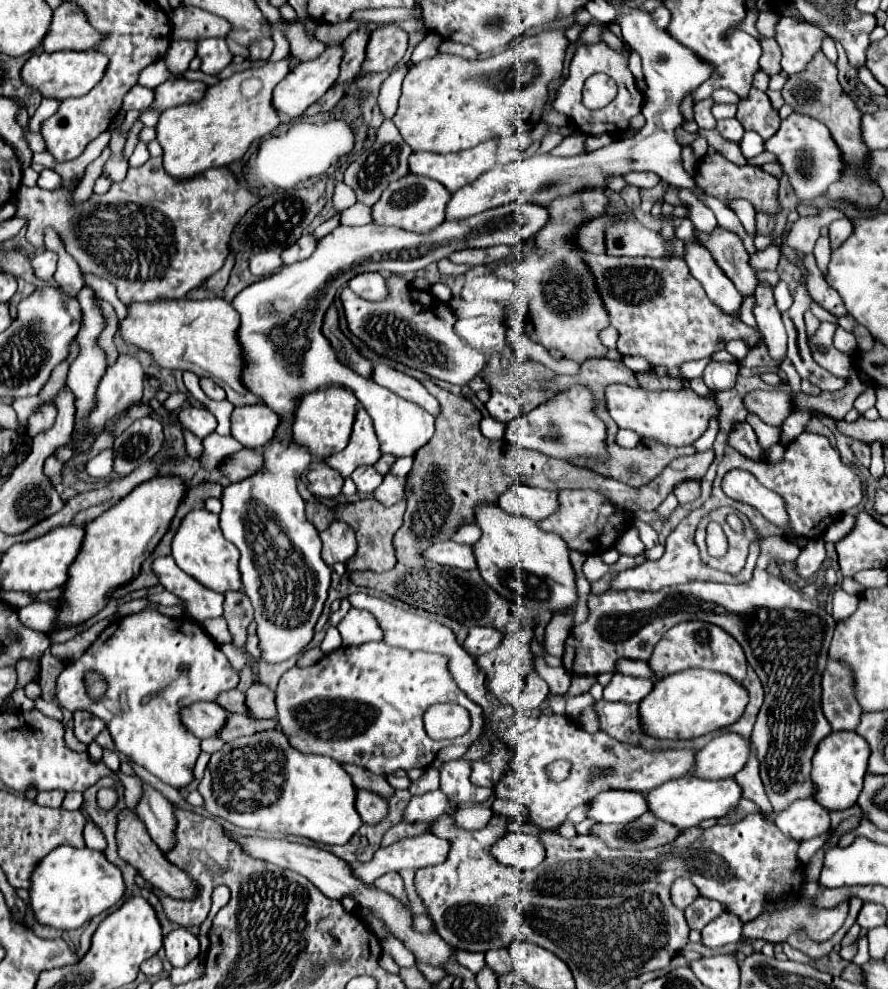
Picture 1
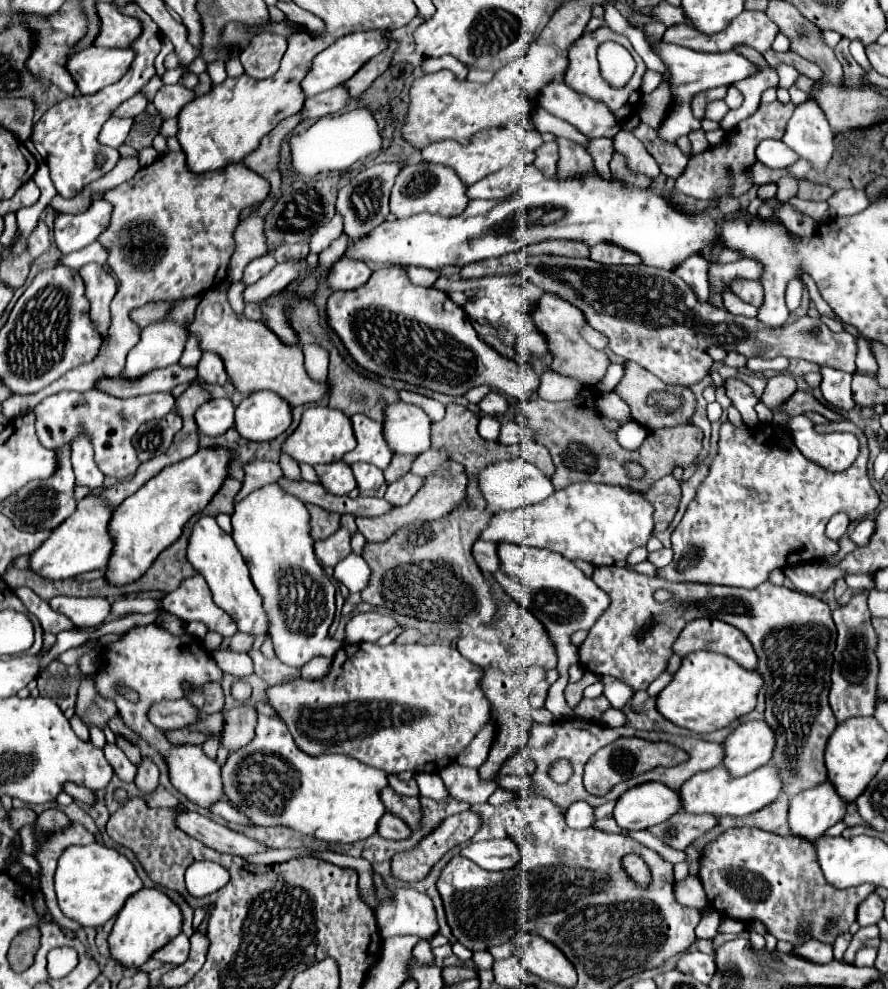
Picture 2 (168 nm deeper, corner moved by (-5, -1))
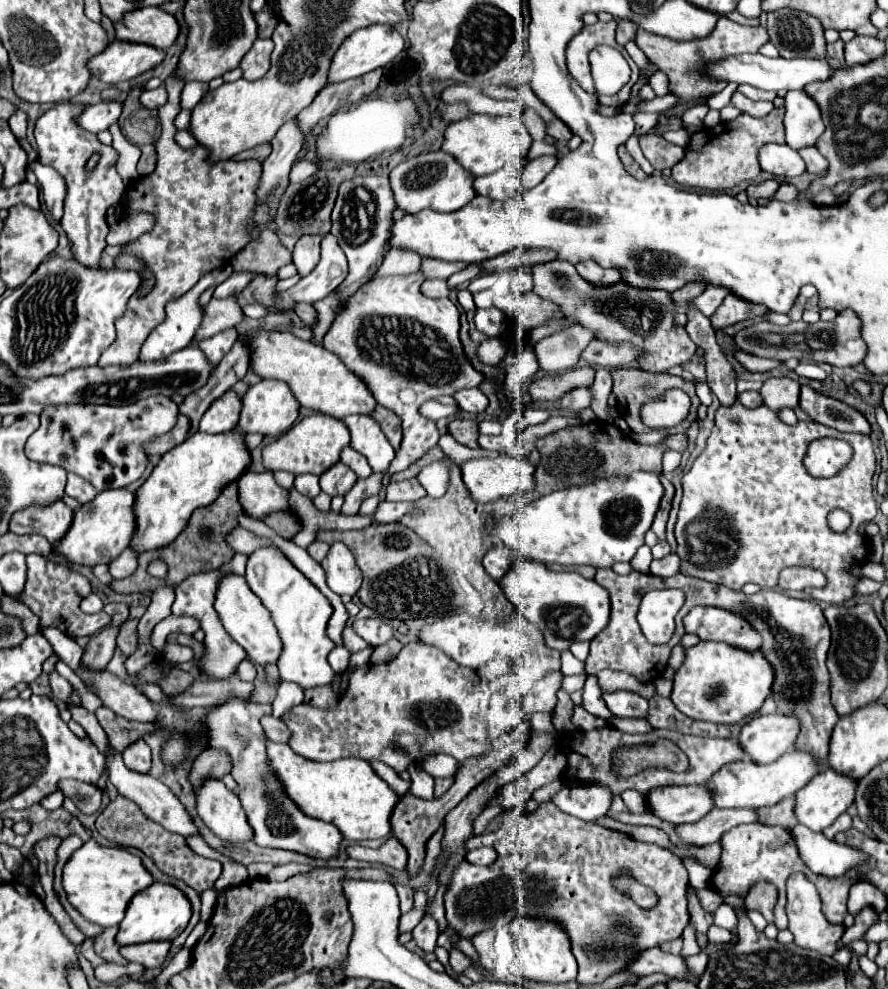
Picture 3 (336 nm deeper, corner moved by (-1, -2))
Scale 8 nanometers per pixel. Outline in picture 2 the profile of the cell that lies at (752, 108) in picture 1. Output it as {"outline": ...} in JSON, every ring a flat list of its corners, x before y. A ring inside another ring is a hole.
{"outline":[[778,100,772,104,760,104,760,108,746,120,738,122,738,126,734,130,730,130,724,136,724,142,716,148,708,148,702,154,696,154,690,158,690,162,686,164,684,172,678,176,676,180,676,188,692,198,700,198,700,200,710,200,714,196,742,196,746,190,750,190,752,186,752,164,756,162,754,150,756,146,764,140,764,138,774,138,780,140,784,136,784,128,786,122,790,120,794,112,794,104,780,104]]}

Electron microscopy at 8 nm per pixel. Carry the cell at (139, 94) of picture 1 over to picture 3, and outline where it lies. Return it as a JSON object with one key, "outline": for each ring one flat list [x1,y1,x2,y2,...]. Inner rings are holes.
{"outline":[[102,101,102,103,90,105,78,117,78,123,80,123,80,127,84,127,90,133,100,133,118,121,118,117,122,115,122,107,124,107,124,103,120,103,120,101]]}

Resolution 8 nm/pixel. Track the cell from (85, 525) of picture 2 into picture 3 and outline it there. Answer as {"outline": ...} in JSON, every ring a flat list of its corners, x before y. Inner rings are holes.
{"outline":[[108,489,94,497,94,501,80,505,74,511,74,519,70,531,54,543,52,551,60,553,68,563,94,567,98,563,114,561,130,543,134,533,134,515,132,515,134,493,128,489]]}

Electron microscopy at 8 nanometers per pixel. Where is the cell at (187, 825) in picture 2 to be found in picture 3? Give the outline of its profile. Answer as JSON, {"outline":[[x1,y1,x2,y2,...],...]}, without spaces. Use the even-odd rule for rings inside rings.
{"outline":[[110,751,110,755,106,757,106,771,108,771,108,777,110,777,110,781,112,781,112,785,120,791,120,795,124,795,124,797,128,797,128,799,132,799,134,803,138,803,138,807,142,809,142,813,148,817,148,819,152,819,152,821,156,821,158,825,162,825,164,829,168,829,168,831,172,831,172,833,178,833,178,835,182,835,182,837,194,837,194,835,200,835,200,831,198,831,198,827,194,825,194,821,192,821,192,817,186,813,186,809,182,807,182,803,178,801,178,797,164,785,164,783,160,783,158,779,154,779,154,777,150,777,150,775,142,775,142,773,136,773,136,771,130,771,124,763,122,763,122,757,120,757,120,753,118,751]]}

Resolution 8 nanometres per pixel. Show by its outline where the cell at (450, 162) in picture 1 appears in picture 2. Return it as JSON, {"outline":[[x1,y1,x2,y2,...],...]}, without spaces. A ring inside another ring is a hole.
{"outline":[[490,128,490,130,482,130,478,134,474,134,474,138,470,138,470,142,466,146,462,146,460,142,434,142,430,146,426,146,426,150,422,150,422,160,426,162,436,162,436,164,446,164,450,168,456,170,456,174,460,176,460,180,464,184,474,184,478,180,482,180,484,176,498,172,500,168,508,166,516,154,520,152,522,144,516,138,516,134,508,128]]}

